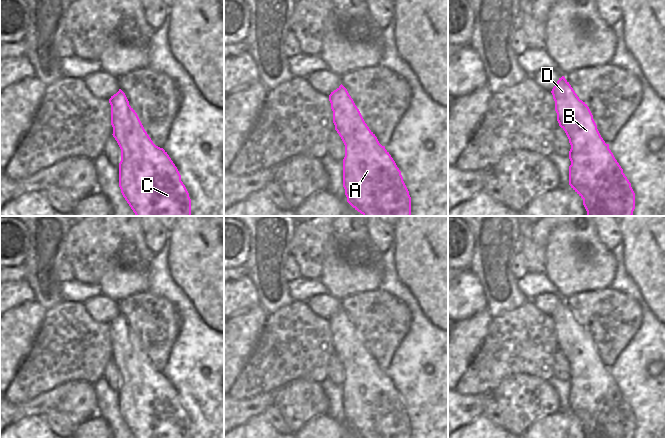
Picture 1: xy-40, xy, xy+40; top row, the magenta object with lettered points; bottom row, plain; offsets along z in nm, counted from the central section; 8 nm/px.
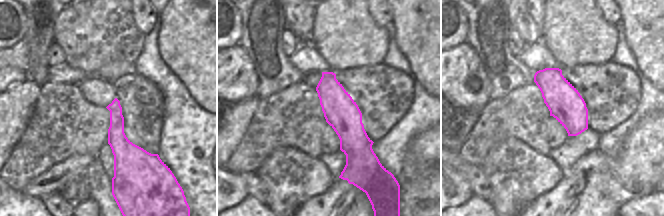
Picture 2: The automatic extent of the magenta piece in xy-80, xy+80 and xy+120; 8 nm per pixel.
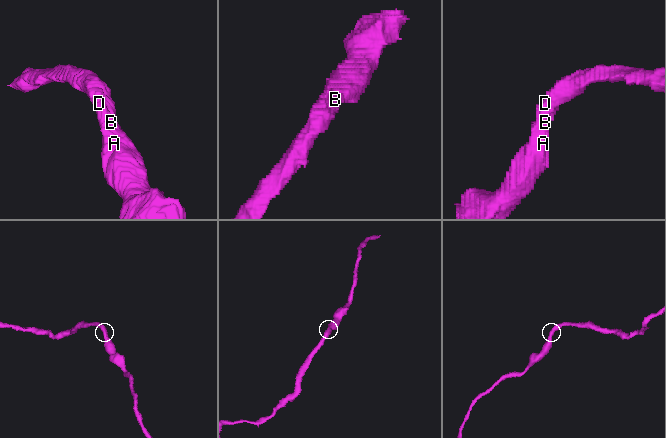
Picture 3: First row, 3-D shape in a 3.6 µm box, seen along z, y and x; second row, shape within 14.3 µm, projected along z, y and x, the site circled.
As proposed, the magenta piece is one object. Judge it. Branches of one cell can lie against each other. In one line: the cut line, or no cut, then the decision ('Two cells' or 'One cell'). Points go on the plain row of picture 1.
No split. One cell

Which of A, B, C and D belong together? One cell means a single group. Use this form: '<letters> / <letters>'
A B C D

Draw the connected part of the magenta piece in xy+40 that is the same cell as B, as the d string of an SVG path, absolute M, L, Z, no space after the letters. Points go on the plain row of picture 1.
M564 300L559 302L551 317L555 325L557 345L559 350L565 355L571 369L569 375L569 383L571 385L569 390L569 409L583 423L583 429L587 438L633 438L635 417L631 407L609 373L609 368L606 368L601 361L587 328L579 323Z

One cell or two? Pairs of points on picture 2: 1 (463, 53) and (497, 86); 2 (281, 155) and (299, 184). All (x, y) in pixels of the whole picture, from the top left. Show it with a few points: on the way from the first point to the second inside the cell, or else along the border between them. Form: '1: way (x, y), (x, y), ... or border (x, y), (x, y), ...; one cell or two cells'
1: border (477, 55), (489, 81), (490, 99); two cells
2: way (283, 162), (296, 177); one cell

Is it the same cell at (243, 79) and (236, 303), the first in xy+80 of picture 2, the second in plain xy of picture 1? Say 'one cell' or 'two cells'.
one cell

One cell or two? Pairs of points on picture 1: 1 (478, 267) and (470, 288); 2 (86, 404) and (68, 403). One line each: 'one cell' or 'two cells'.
1: two cells
2: one cell

